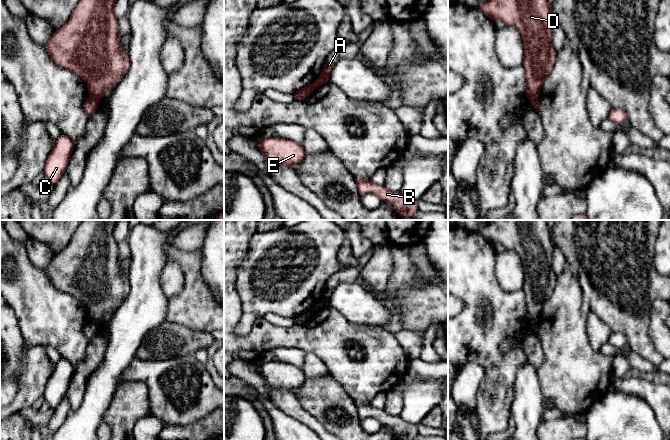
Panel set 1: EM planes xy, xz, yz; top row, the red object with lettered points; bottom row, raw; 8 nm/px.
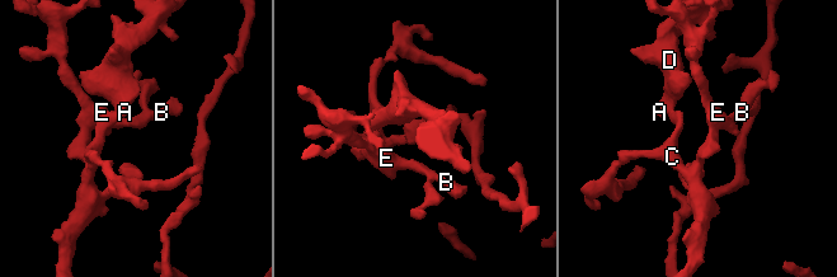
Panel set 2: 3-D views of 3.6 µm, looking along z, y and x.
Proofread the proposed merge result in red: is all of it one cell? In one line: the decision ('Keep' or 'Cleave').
Cleave

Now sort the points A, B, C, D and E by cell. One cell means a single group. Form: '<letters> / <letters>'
A D / B C E

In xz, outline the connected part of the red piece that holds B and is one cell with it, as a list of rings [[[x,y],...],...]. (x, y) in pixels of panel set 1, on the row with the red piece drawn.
[[[354,179],[360,197],[368,193],[376,194],[383,202],[392,203],[399,211],[401,218],[413,217],[419,211],[418,202],[406,198],[401,192],[392,192],[386,189],[384,185],[379,185],[373,179]]]

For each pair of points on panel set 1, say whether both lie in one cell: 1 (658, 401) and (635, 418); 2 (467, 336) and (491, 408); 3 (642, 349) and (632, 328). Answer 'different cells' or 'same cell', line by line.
1: different cells
2: same cell
3: same cell

